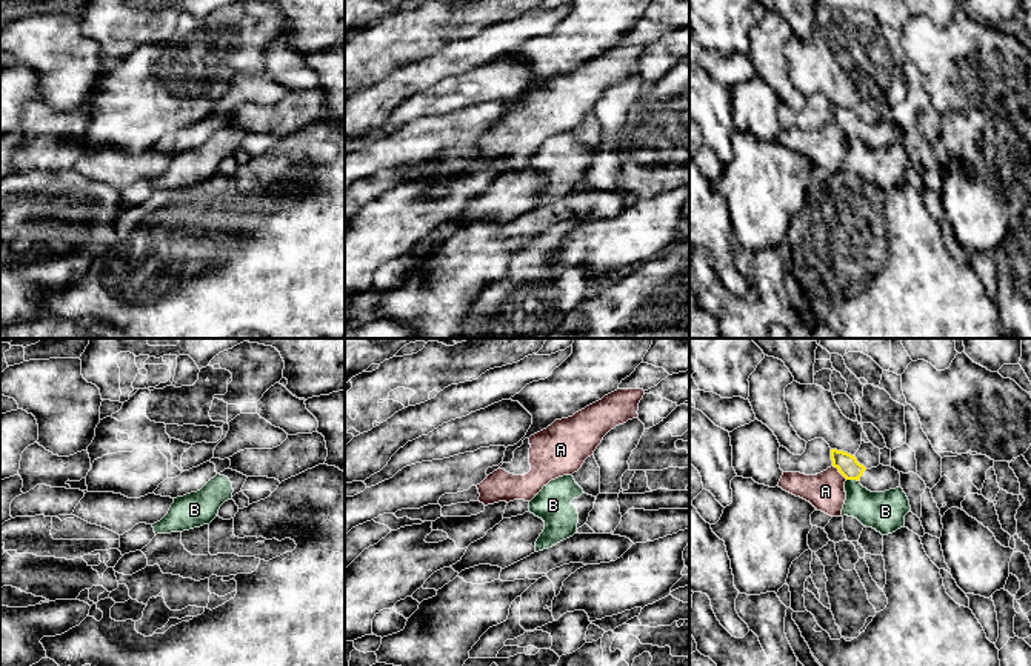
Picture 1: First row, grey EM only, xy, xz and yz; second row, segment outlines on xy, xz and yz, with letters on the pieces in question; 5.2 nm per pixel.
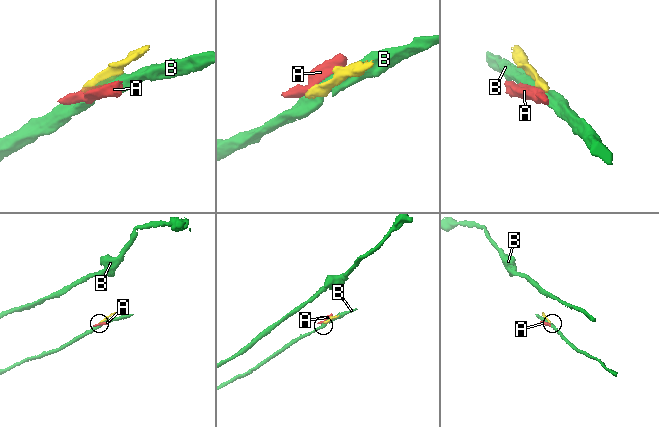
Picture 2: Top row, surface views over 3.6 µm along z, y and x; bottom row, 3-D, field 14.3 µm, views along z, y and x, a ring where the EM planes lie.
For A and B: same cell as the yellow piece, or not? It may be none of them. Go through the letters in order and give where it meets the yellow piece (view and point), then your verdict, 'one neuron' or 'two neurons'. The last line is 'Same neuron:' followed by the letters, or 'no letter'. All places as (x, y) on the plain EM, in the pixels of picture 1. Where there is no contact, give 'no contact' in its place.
A: contact yz (840, 128); two neurons
B: contact yz (853, 134); two neurons
Same neuron: no letter

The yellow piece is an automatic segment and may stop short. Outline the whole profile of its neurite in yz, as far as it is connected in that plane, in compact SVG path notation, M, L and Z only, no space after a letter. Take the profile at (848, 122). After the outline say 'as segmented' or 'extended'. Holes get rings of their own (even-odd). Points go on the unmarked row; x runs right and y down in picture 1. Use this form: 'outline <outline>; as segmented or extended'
outline M831 105L831 115L832 122L837 123L846 135L857 135L871 148L900 143L900 129L891 122L879 120L877 123L866 125L854 111L837 105Z; extended

